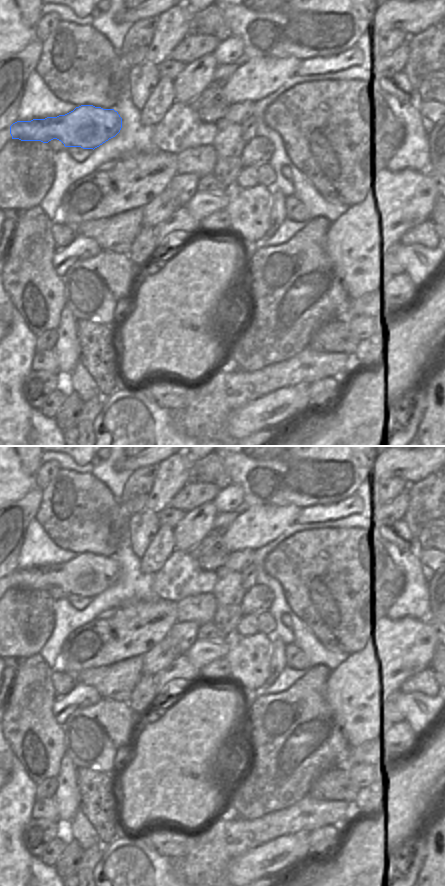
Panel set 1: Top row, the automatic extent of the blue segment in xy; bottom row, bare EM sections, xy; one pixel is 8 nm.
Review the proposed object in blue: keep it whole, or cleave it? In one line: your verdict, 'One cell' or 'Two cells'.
One cell

